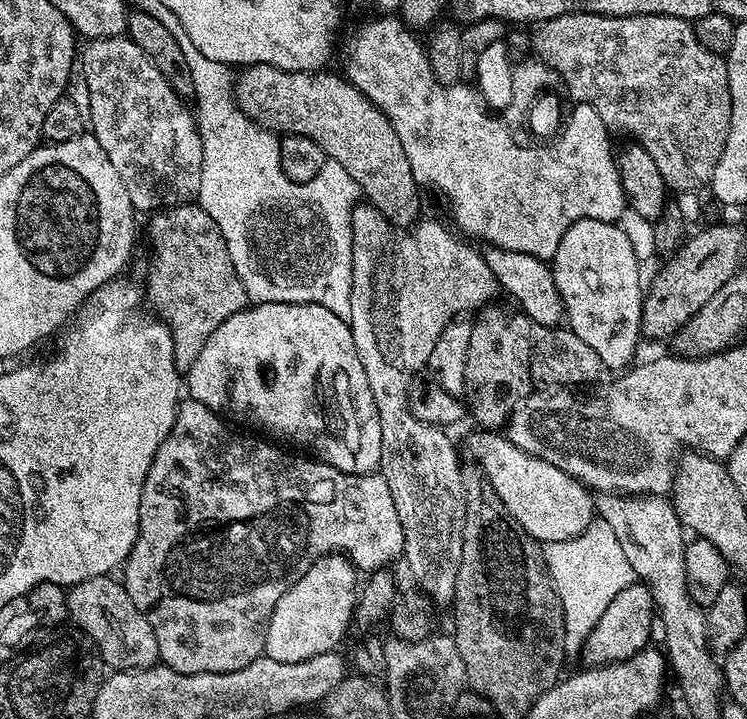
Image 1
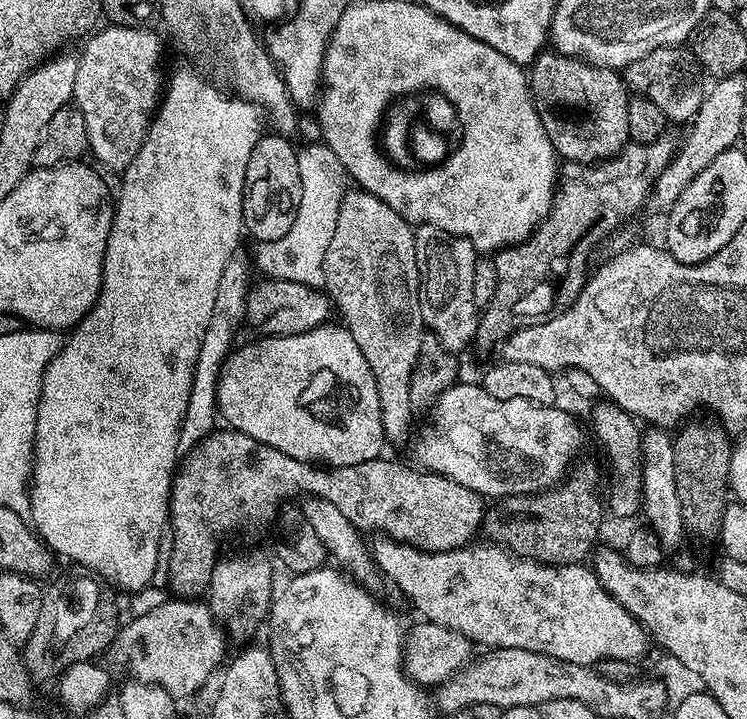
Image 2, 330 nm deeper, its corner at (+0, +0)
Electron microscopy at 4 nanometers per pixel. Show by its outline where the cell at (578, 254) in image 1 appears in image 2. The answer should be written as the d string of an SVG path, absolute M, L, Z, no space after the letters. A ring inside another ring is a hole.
M600 398L591 405L592 408L592 432L600 439L600 444L604 447L604 452L608 455L608 460L612 463L612 476L616 481L612 484L608 496L606 492L606 508L609 513L616 516L632 516L641 511L642 497L640 487L642 478L640 469L642 461L640 459L640 438L642 435L641 425L637 417L622 410L622 406L613 404L607 398Z

